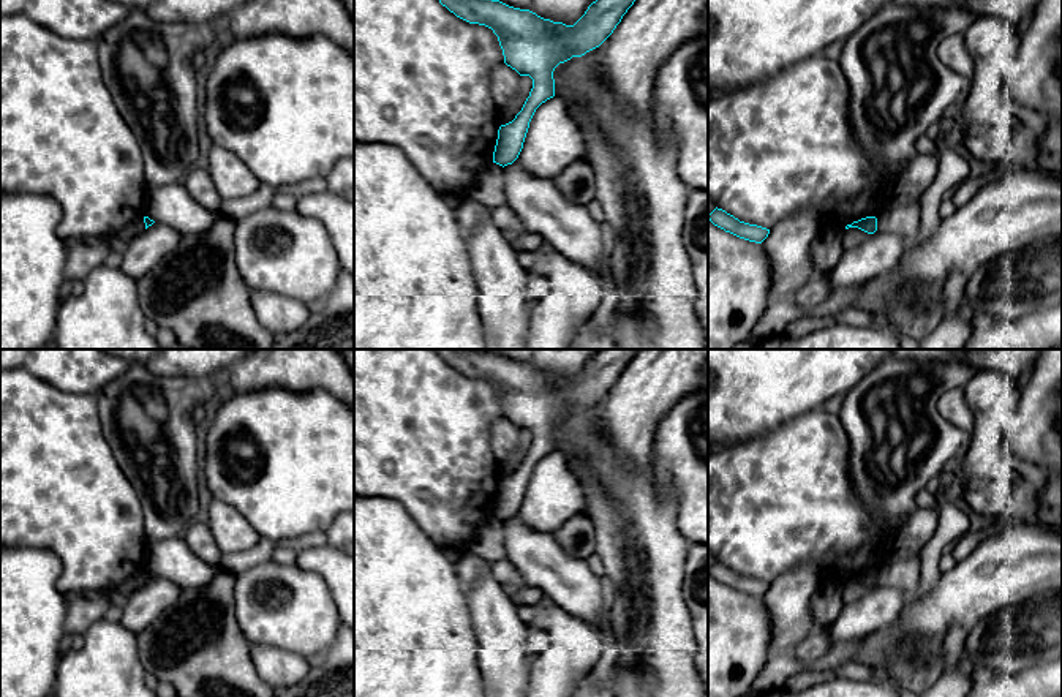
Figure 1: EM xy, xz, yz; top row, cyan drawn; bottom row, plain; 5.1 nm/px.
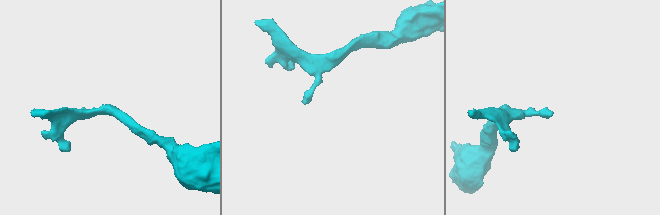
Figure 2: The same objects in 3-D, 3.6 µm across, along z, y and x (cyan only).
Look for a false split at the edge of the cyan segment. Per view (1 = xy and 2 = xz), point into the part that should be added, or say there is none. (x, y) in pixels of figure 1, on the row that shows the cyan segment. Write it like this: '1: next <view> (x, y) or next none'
1: next none
2: next none

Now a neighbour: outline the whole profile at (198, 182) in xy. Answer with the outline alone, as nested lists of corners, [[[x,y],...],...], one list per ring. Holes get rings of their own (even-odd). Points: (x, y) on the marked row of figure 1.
[[[196,164],[183,179],[183,185],[202,207],[220,210],[221,198],[205,166]]]

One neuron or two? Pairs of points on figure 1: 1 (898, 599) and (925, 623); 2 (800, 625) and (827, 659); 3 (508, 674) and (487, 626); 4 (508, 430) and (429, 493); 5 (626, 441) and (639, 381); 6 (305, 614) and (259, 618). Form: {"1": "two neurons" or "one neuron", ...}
{"1": "two neurons", "2": "two neurons", "3": "one neuron", "4": "two neurons", "5": "one neuron", "6": "one neuron"}

